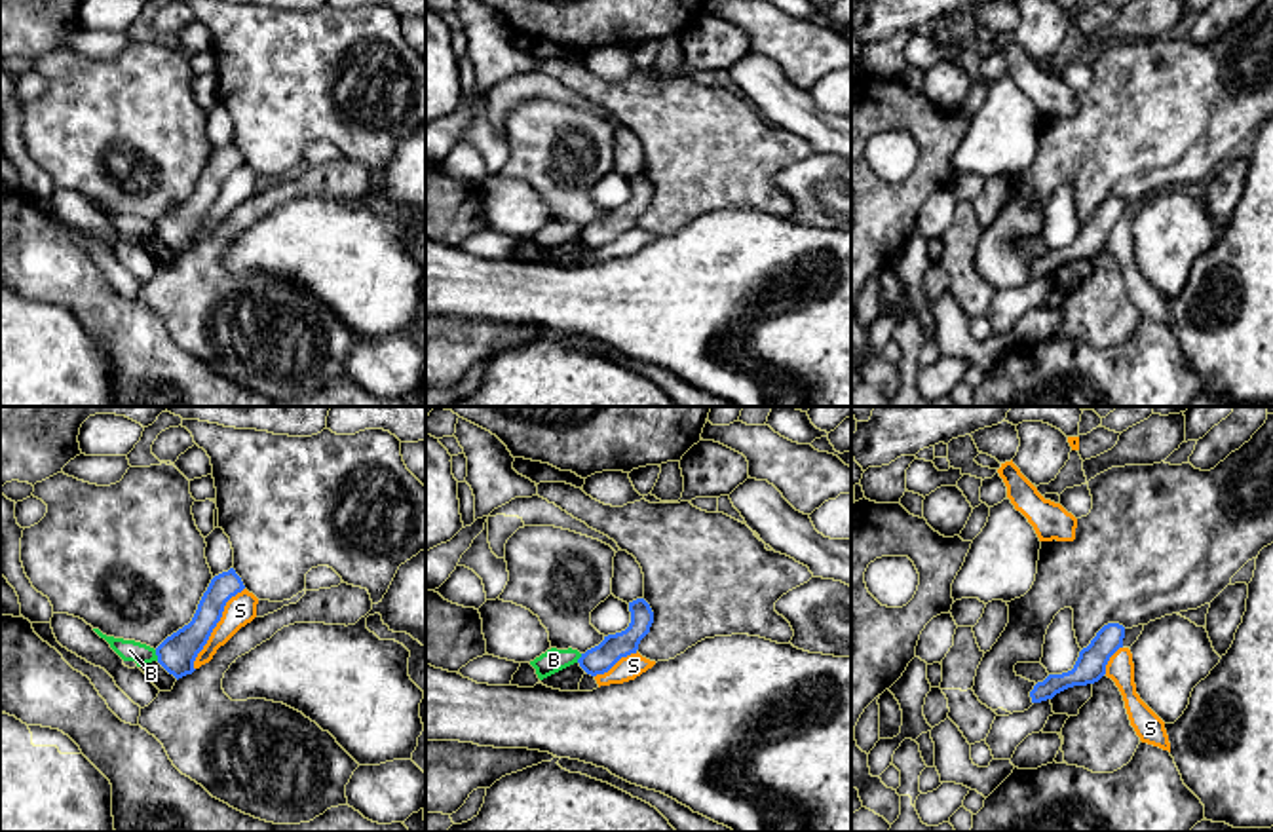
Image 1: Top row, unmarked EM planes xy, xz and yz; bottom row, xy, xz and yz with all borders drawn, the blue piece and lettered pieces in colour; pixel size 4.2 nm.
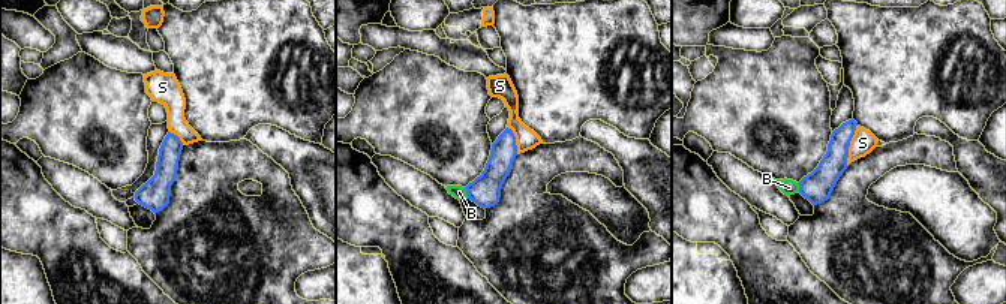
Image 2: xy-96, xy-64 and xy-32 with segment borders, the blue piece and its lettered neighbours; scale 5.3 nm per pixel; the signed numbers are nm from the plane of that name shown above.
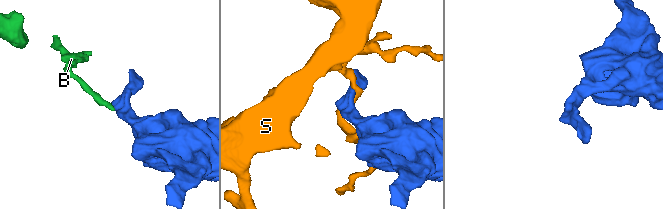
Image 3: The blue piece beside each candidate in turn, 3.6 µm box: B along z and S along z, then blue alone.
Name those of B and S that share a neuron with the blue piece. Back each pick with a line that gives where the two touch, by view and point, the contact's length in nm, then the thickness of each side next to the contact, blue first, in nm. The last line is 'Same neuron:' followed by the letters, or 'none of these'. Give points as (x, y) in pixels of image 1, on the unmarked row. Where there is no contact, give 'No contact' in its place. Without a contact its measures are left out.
Same neuron: none of these

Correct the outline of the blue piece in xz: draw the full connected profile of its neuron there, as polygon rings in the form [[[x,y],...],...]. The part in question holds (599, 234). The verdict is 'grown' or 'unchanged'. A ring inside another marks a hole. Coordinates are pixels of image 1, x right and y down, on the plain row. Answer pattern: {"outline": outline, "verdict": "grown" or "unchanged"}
{"outline": [[[644,173],[629,177],[631,198],[625,205],[608,209],[604,215],[581,228],[580,241],[591,249],[608,247],[621,232],[636,228],[640,215],[650,207],[654,186]]], "verdict": "unchanged"}

